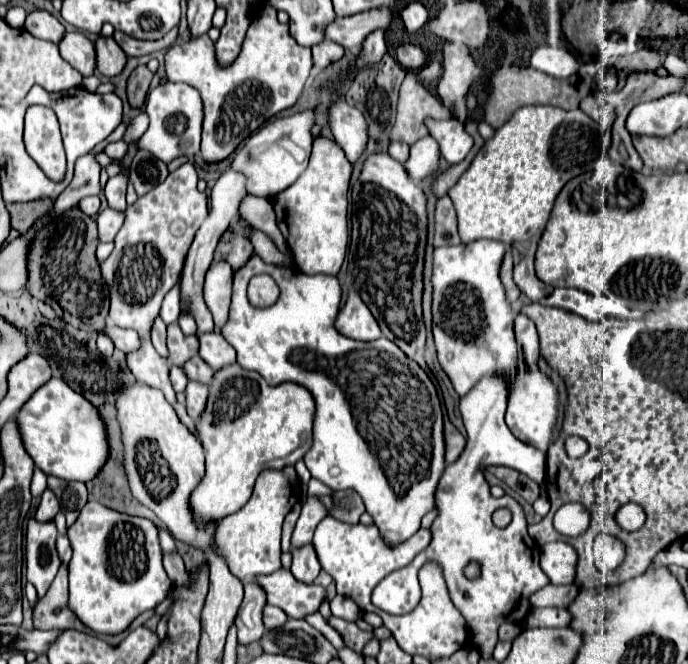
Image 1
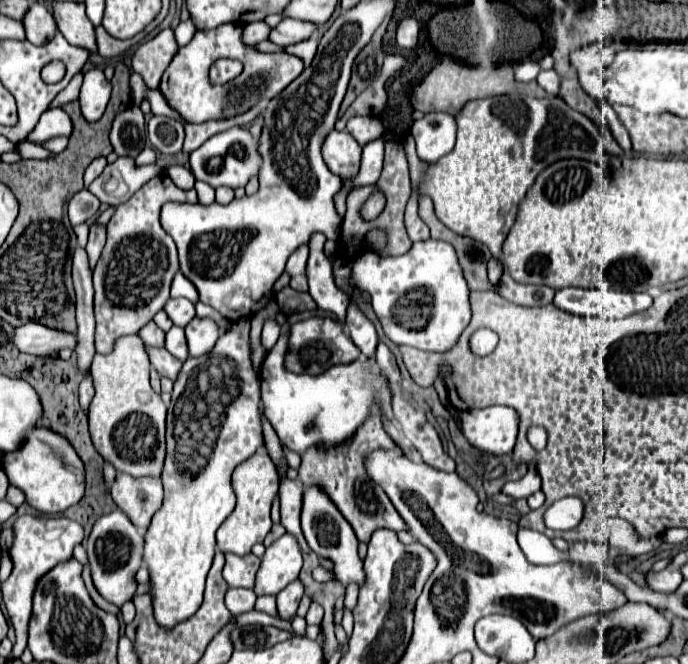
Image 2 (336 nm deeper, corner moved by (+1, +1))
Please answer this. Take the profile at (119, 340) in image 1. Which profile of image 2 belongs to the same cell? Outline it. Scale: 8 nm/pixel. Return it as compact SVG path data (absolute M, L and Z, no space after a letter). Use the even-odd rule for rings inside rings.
M27 323L21 327L13 329L11 343L21 351L21 353L31 353L31 355L49 355L51 351L59 349L75 349L75 335L73 333L59 333L55 329L47 329L45 325L39 323Z

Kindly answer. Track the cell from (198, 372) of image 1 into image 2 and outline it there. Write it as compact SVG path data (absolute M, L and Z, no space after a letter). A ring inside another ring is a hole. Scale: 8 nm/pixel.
M149 321L143 329L139 329L137 335L139 335L139 337L143 339L143 343L147 343L147 345L163 347L163 337L165 337L165 333L155 325L155 321Z

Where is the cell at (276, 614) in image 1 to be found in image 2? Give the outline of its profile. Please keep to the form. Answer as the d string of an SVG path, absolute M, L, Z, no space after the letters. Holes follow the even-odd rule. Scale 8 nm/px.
M227 589L225 595L225 605L233 615L241 615L253 609L255 605L255 593L251 593L251 589Z

